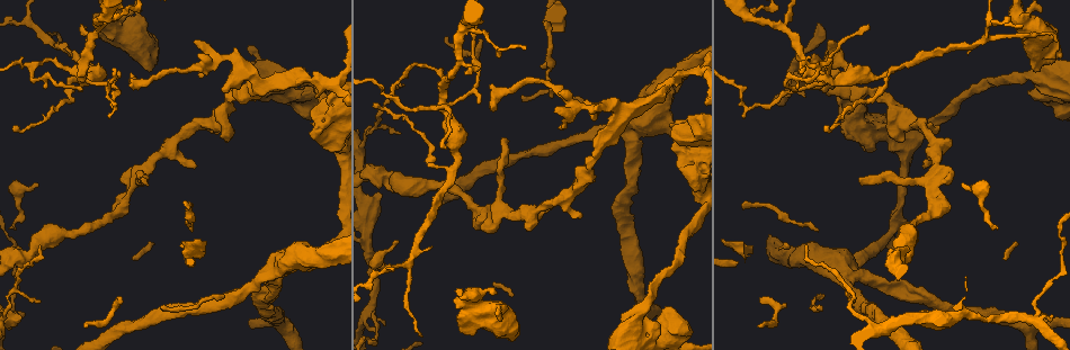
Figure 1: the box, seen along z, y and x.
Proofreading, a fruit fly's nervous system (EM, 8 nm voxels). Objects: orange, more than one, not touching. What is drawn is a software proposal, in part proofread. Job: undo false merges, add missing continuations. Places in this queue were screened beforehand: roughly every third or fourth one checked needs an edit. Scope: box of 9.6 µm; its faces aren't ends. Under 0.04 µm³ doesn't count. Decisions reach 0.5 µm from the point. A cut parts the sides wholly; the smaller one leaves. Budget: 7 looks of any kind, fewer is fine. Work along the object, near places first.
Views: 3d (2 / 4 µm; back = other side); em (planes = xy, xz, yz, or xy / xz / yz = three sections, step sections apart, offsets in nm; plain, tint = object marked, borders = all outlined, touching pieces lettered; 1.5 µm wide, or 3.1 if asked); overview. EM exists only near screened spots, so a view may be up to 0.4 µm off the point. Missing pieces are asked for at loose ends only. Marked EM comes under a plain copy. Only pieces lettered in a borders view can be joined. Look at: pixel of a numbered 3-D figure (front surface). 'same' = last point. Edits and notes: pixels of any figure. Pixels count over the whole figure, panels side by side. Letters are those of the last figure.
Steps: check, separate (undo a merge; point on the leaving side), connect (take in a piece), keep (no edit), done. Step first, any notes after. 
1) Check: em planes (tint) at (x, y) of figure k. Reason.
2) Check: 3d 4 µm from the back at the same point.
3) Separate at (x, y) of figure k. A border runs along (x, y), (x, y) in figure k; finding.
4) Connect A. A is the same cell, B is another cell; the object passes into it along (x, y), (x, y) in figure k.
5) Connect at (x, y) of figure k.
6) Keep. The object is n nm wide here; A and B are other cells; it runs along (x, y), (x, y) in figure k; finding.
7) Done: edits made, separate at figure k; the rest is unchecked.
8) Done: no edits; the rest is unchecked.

Check: em planes (tint) at (860, 182) of figure 1. Free end.

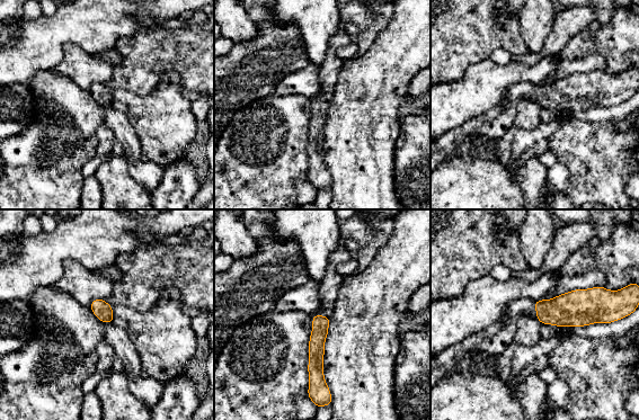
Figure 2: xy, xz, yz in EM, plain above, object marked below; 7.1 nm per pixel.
Check: em planes (borders) at the same point. See the neighbours.

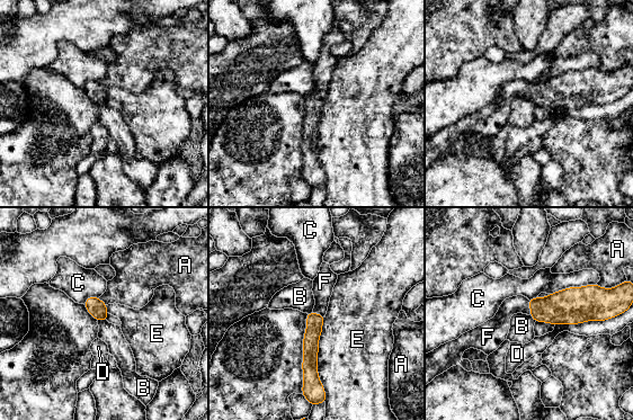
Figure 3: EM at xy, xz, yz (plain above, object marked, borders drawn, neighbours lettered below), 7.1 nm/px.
Connect F. F is the same cell, A, B, C, D and E are other cells; it goes on there.

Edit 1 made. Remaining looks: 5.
Check: overview. See it whole again.

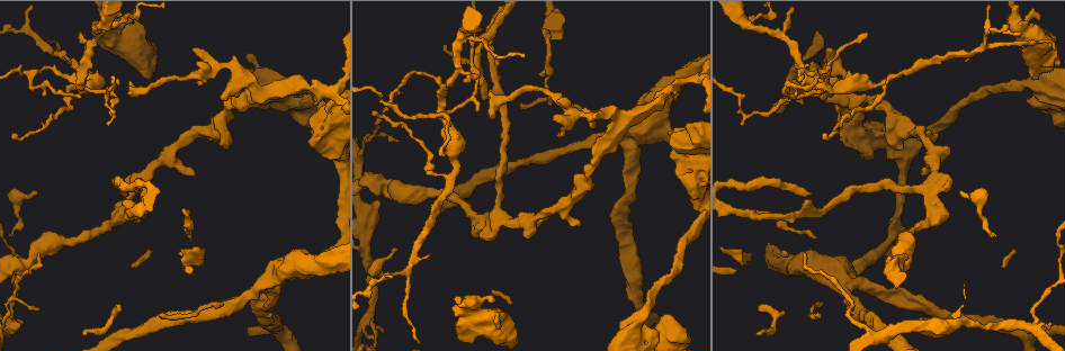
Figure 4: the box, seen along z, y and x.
Check: em planes (borders) at (821, 85) of figure 4. Four or more arms meet.

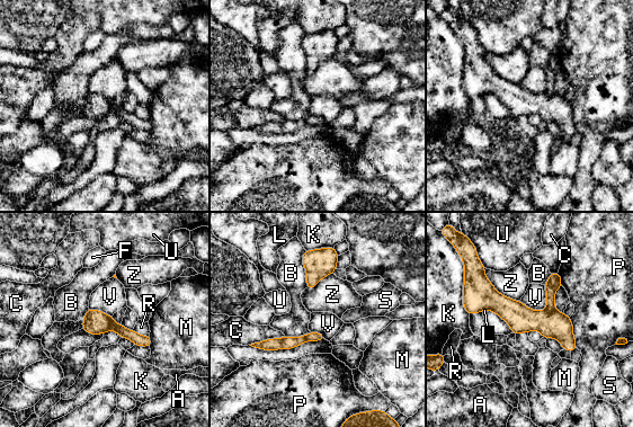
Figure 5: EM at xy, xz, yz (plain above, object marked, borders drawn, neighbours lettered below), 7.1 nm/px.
Separate at (137, 339) of figure 5. The object is 180 nm wide here; A, B, C, F, K, L, M, P, R, S, U, V and Z are other cells; a second cell is stuck on.

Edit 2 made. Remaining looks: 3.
Check: overview.

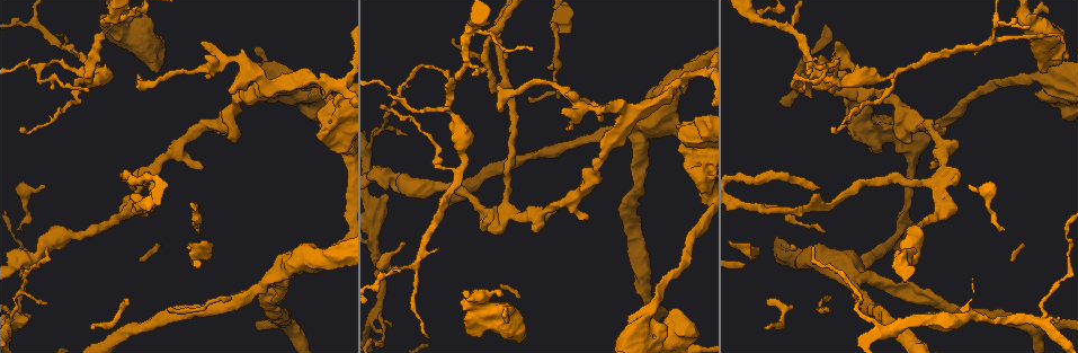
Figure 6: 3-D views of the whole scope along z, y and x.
Check: em planes (borders) at (855, 135) of figure 6. Free end.

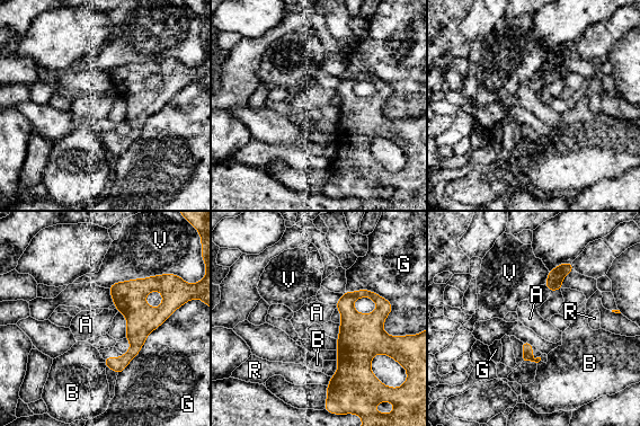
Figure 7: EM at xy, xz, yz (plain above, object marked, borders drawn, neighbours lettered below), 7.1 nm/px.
Keep. A, B, G, R and V are other cells; it runs along (115, 286), (135, 309), (135, 348), (117, 370) in figure 7; none of them fits.

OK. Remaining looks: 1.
Done: edits made, connect at figure 3, separate at figure 5; the rest is unchecked.

